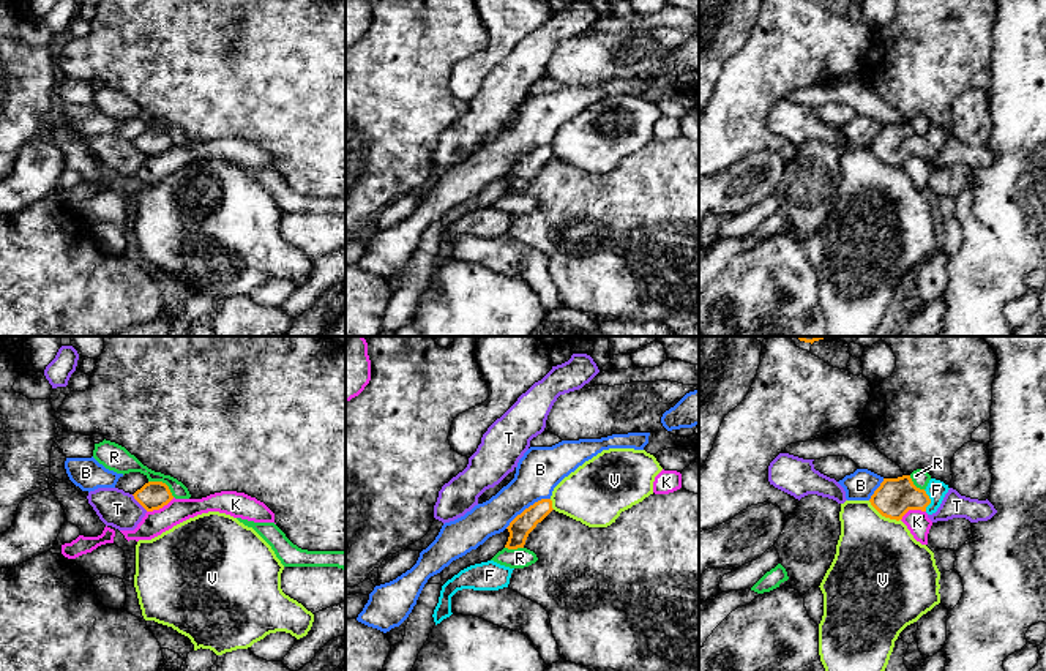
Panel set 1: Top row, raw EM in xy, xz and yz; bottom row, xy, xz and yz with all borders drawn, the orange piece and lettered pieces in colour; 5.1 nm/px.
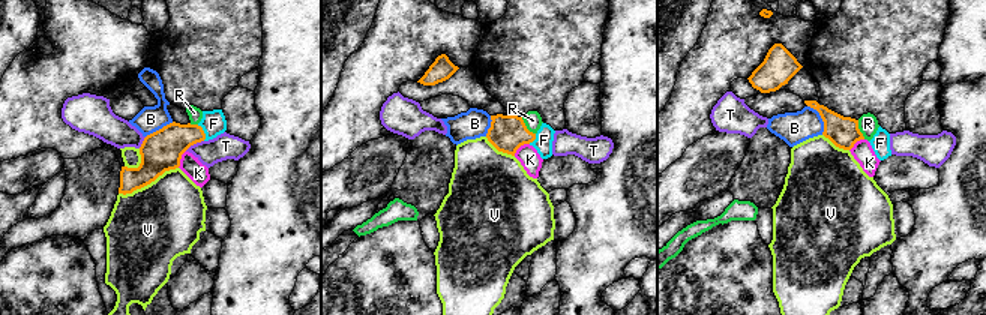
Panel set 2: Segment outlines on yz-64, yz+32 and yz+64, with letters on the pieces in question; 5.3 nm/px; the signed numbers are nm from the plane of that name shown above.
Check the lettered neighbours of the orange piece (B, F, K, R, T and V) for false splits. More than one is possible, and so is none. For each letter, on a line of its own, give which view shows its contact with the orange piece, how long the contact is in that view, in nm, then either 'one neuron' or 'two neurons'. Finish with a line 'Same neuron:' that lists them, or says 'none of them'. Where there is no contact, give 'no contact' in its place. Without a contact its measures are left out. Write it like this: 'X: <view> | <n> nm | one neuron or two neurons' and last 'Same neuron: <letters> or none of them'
B: xz | 280 nm | two neurons
F: yz | 110 nm | one neuron
K: xy | 160 nm | two neurons
R: xy | 160 nm | two neurons
T: xy | 120 nm | two neurons
V: yz | 190 nm | two neurons
Same neuron: F

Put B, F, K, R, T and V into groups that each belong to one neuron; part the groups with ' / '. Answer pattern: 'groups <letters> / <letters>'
groups B / F / K / R / T / V

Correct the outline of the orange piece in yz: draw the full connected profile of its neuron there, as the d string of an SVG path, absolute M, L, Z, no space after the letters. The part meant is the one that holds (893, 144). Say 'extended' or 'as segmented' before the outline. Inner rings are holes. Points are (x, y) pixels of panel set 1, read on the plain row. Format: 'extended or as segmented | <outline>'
extended | M902 122L883 125L869 148L882 163L899 167L909 156L936 159L948 136L948 131L936 125L931 125L928 133L920 136L910 122Z

